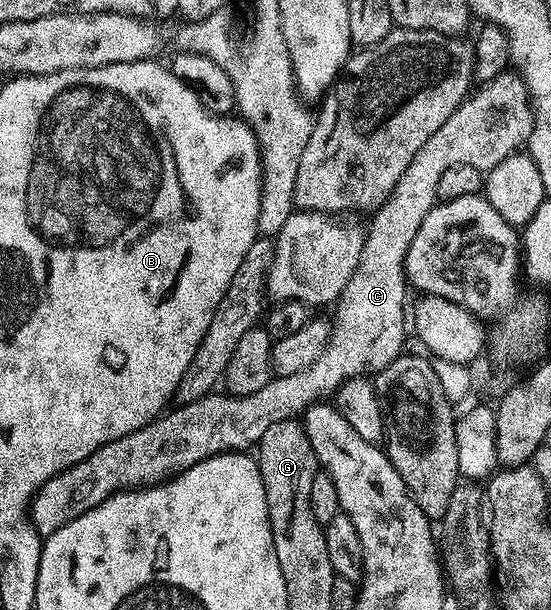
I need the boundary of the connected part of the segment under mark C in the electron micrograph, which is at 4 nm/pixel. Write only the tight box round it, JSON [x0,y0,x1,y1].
[31,72,533,536]

